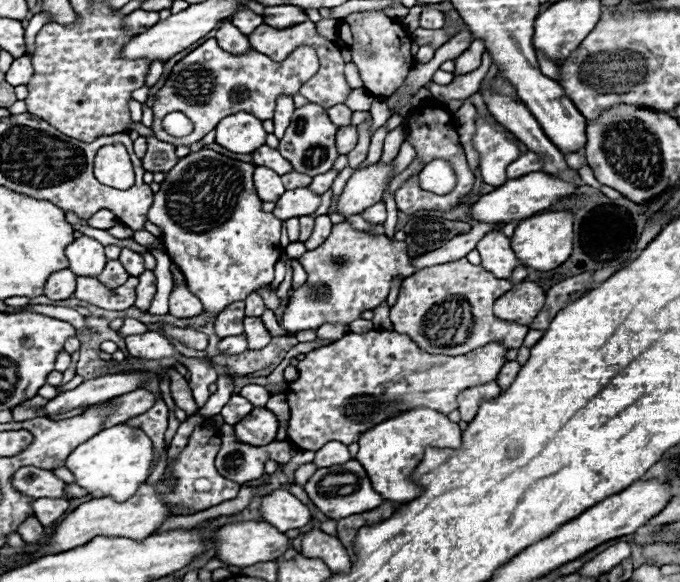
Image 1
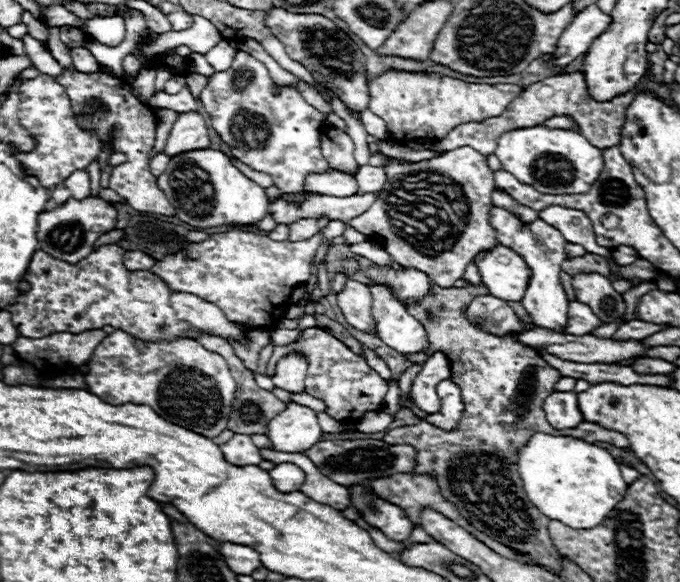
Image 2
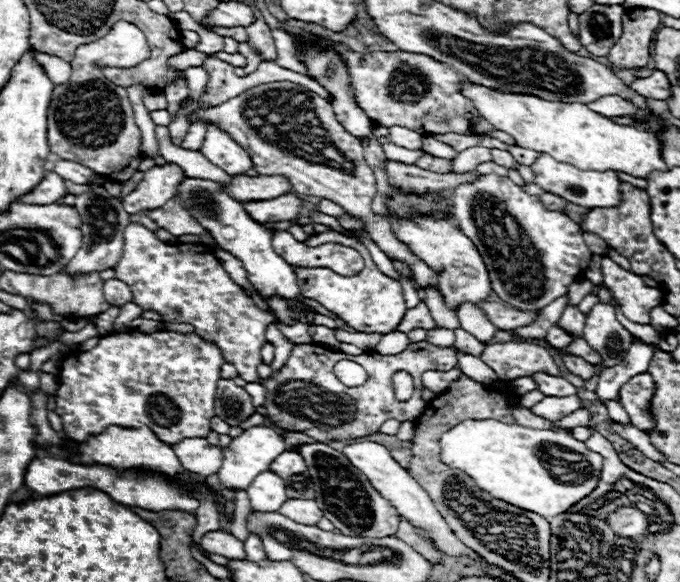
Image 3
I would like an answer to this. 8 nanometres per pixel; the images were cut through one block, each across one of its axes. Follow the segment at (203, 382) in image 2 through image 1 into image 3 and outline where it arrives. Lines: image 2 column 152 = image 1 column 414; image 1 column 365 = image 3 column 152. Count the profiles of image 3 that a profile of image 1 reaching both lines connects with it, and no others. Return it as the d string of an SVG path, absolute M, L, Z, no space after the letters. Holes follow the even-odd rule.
M120 332L102 336L96 348L68 354L60 362L60 374L56 376L56 412L62 418L62 430L76 442L86 442L108 426L136 428L138 424L146 424L166 444L176 444L176 440L184 438L206 438L210 432L210 420L215 416L214 396L222 364L224 358L218 348L202 342L196 334Z

